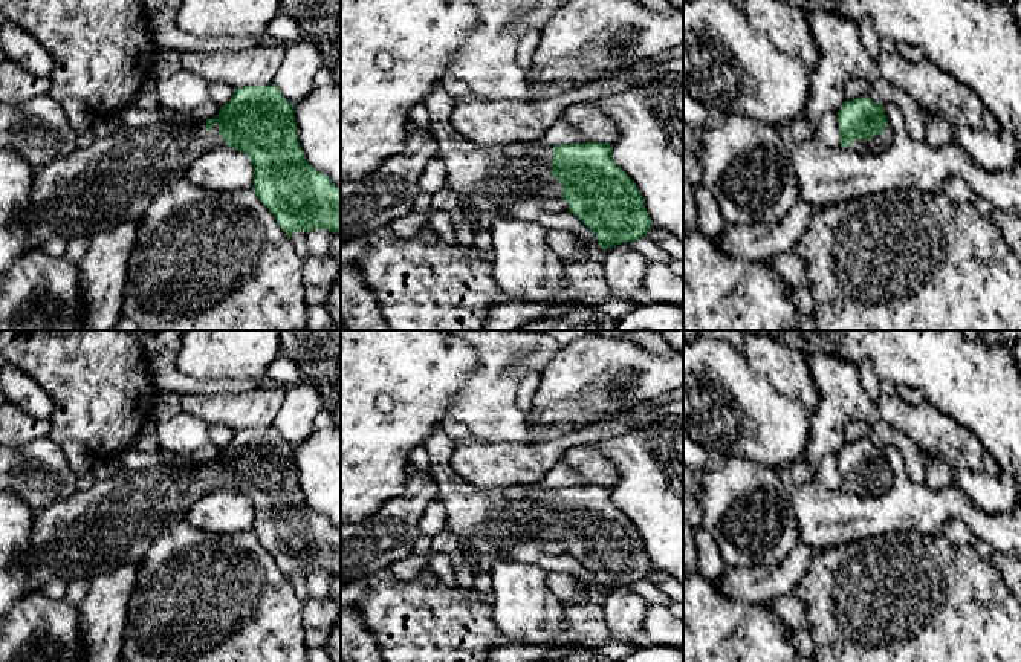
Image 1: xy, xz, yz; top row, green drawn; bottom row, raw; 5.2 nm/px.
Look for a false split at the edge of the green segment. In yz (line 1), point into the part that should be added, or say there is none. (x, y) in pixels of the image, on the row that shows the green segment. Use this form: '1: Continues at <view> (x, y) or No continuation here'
1: Continues at yz (879, 142)

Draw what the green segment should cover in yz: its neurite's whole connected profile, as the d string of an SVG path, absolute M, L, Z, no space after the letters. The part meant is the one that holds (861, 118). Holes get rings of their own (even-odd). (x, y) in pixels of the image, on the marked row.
M870 96L845 101L838 110L841 147L859 154L885 151L893 141L893 128L883 105Z

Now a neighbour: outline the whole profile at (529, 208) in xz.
M530 197L510 203L507 211L512 217L521 220L535 220L550 229L561 229L582 239L595 251L602 255L598 237L569 209L564 213L549 213L544 209L544 197Z

